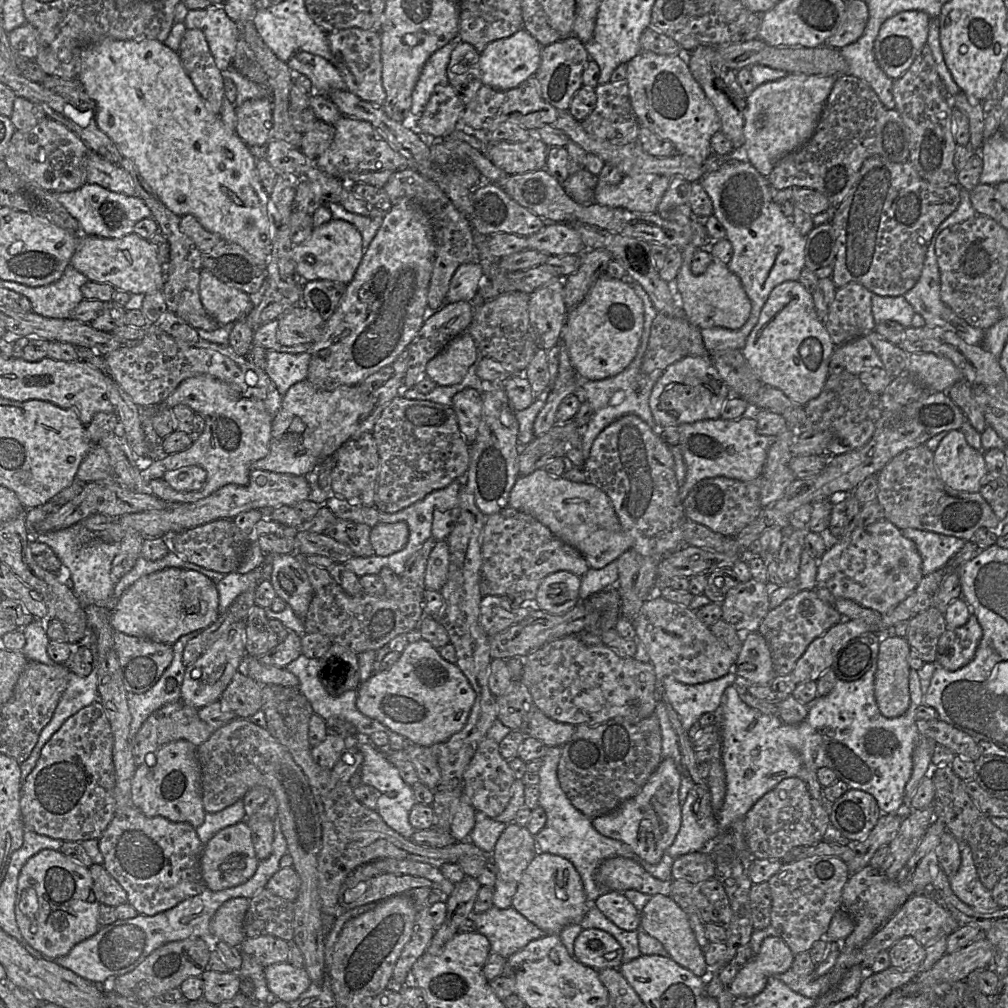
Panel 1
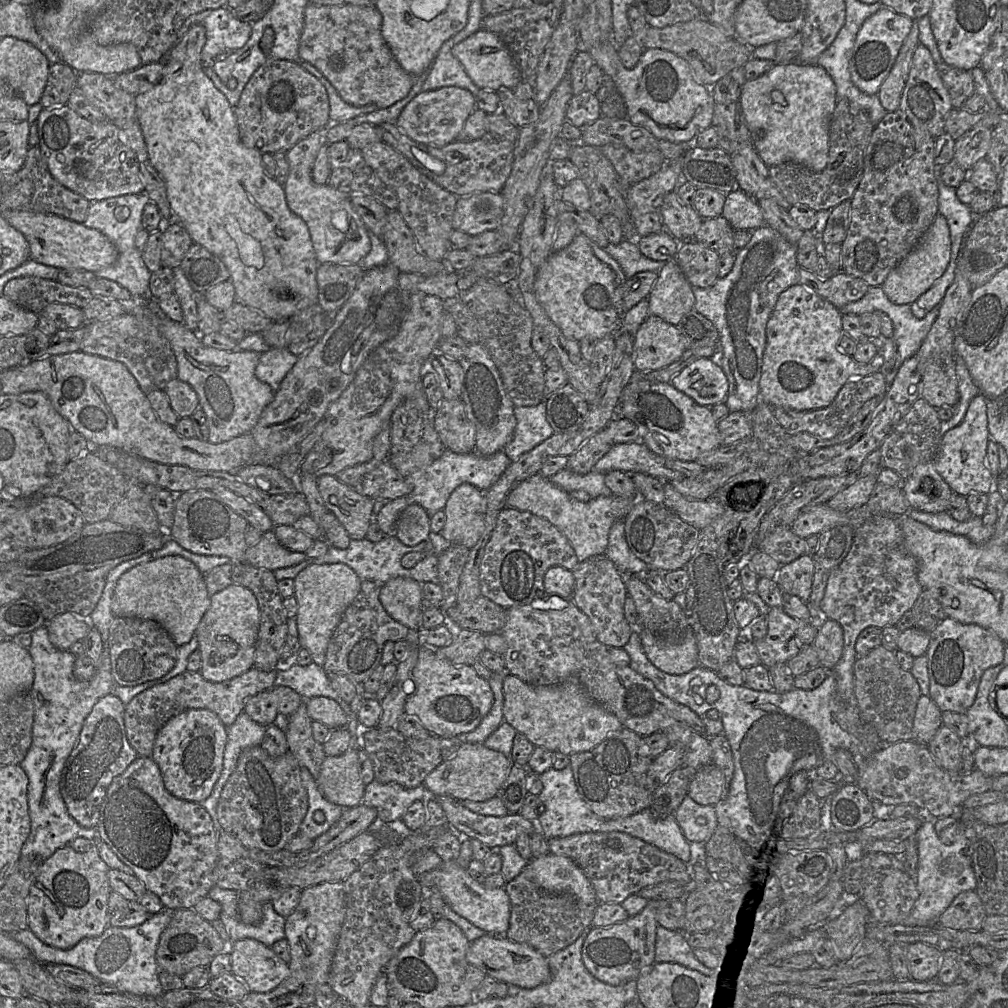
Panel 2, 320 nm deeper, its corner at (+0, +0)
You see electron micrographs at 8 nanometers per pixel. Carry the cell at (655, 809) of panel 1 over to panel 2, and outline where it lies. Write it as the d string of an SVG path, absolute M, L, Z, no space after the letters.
M653 900L635 916L608 927L593 927L585 938L581 958L585 968L598 980L611 986L636 980L655 963L655 938L657 922Z

